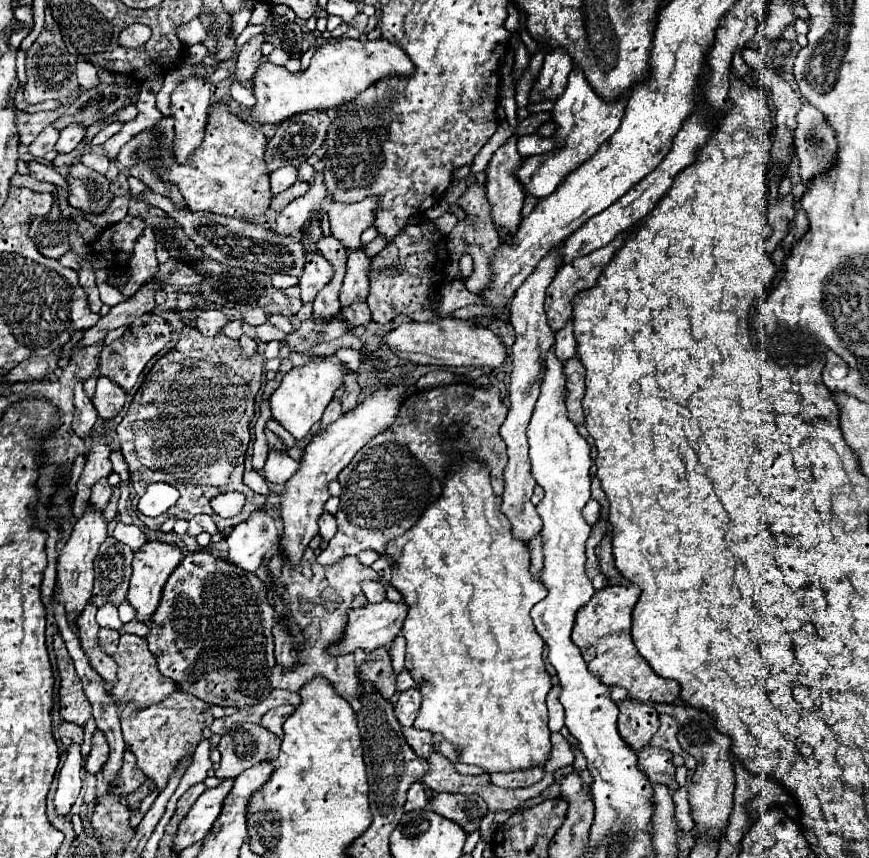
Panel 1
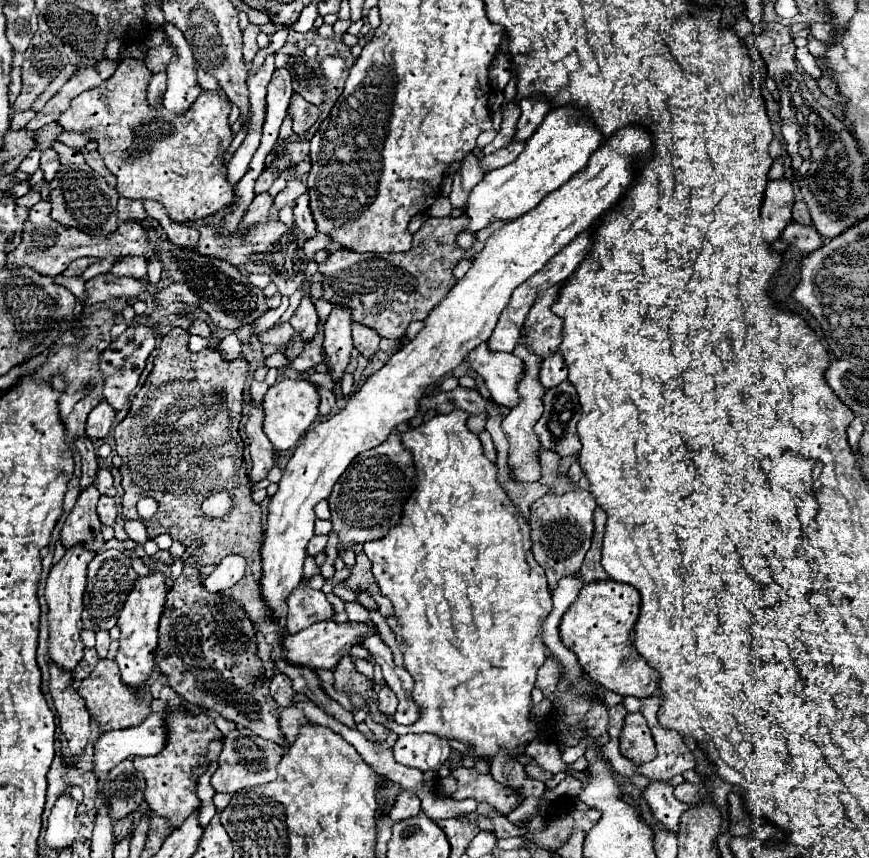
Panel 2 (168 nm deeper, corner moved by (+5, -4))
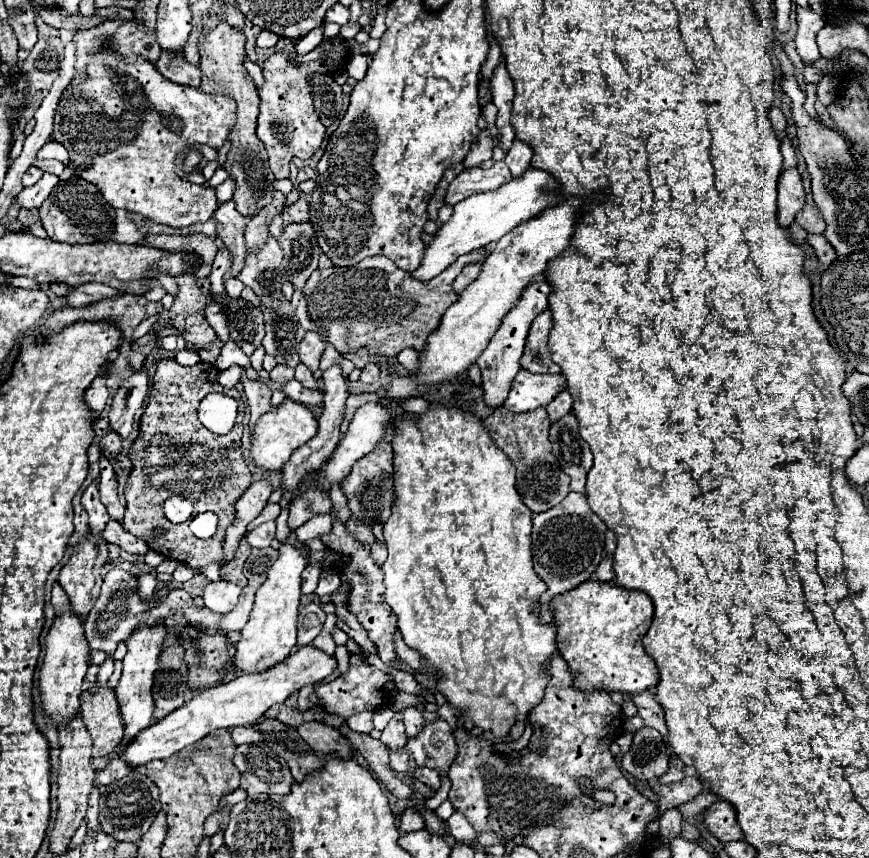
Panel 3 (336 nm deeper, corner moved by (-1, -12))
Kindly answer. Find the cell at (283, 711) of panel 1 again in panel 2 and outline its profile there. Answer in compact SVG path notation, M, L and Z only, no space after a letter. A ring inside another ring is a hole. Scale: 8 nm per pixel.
M288 706L288 708L282 710L278 722L280 722L280 730L284 734L284 742L292 744L296 740L296 736L298 736L298 728L302 724L306 724L308 718L302 714L302 710L298 710L294 706Z

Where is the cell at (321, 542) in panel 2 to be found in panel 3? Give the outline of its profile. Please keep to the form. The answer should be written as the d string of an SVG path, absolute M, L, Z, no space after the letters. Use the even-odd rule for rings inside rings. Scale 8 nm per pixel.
M316 564L306 566L306 570L302 572L302 594L312 594L316 590L318 576L320 576L320 568Z

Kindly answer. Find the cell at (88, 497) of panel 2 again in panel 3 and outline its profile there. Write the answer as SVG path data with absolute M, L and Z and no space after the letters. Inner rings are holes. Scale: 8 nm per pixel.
M88 536L86 542L80 542L76 546L74 556L60 570L58 584L68 594L70 606L82 622L86 622L88 612L92 610L92 606L100 596L102 586L100 570L106 564L106 556L108 544L104 544L102 538Z

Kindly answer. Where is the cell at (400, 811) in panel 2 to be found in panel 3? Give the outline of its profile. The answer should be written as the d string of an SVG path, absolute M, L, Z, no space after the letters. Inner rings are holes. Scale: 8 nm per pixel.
M406 808L400 816L400 832L414 832L414 830L422 830L424 828L424 818L416 808Z

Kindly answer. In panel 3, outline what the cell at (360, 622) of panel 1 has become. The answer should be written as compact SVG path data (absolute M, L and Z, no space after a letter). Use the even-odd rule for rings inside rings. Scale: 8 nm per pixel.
M300 646L298 650L288 656L288 660L276 664L276 668L270 668L262 674L252 676L238 676L236 680L228 684L218 684L206 690L198 690L194 698L184 704L184 708L178 708L176 712L168 714L160 724L148 726L140 736L124 748L120 758L124 758L130 766L144 766L154 758L168 758L182 748L202 740L210 732L218 728L236 728L236 726L248 726L250 722L258 720L270 706L284 702L290 694L298 692L302 686L316 684L330 676L336 670L336 658L328 656L326 652L314 648L314 646Z

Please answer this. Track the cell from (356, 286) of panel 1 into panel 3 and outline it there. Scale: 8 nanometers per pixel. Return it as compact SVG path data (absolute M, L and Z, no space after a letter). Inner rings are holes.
M334 364L334 366L330 366L330 368L324 372L322 382L324 382L324 398L322 398L322 412L320 412L320 416L316 418L316 420L318 420L318 434L316 434L308 444L300 446L300 448L292 454L292 458L288 460L288 464L284 466L284 470L282 470L282 492L294 494L294 492L300 488L304 476L316 472L316 470L328 460L328 456L330 456L330 454L334 452L334 448L336 448L336 442L338 442L340 436L342 436L342 434L340 434L340 424L342 424L342 418L344 418L344 402L346 402L346 398L348 398L348 388L346 388L348 380L342 376L342 368L340 368L338 364Z

